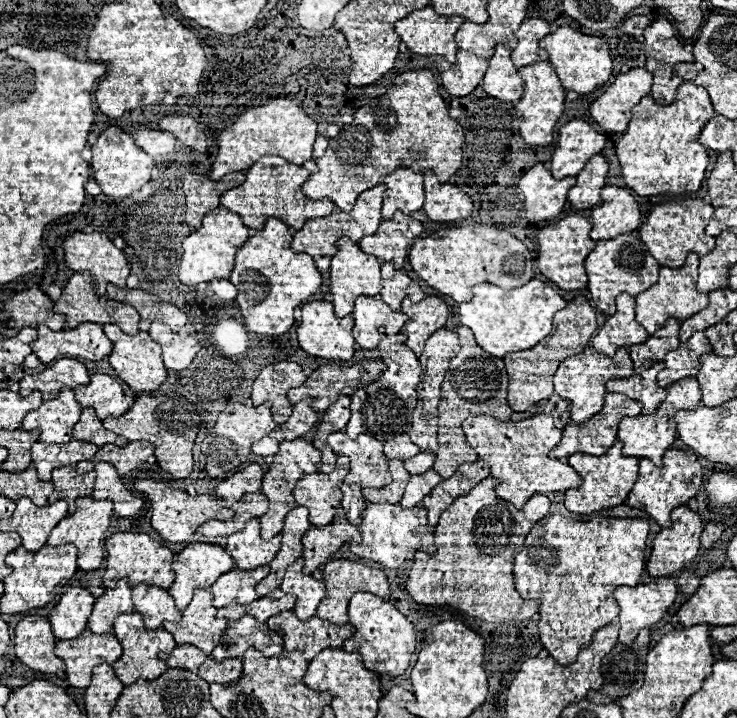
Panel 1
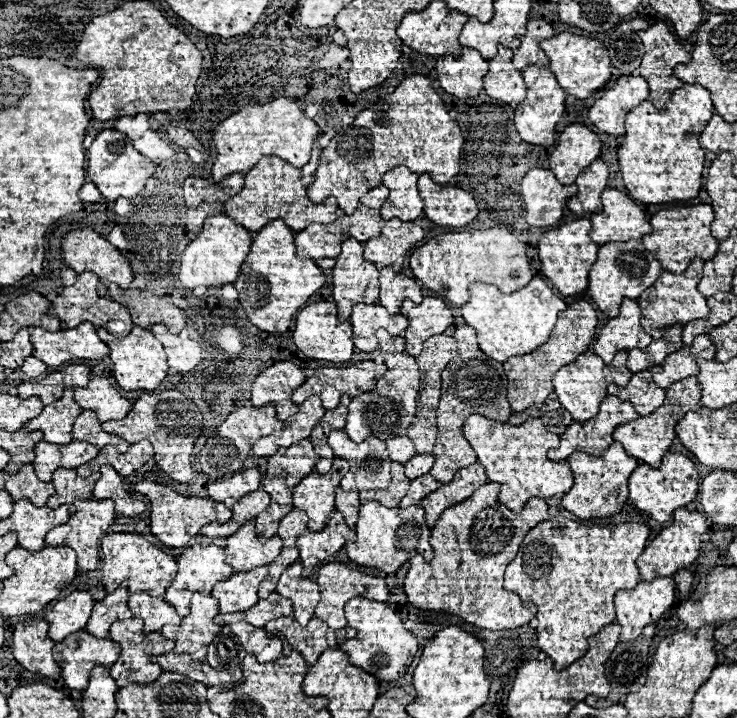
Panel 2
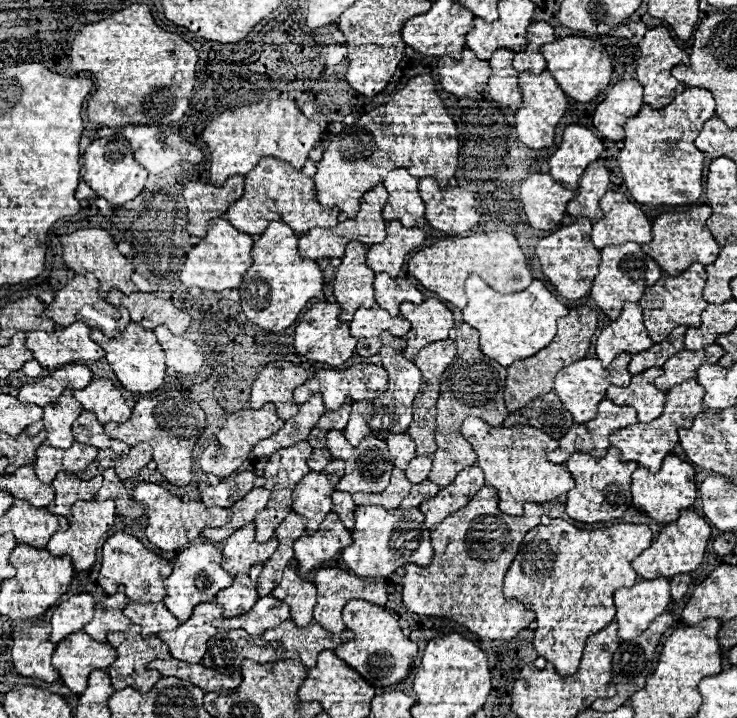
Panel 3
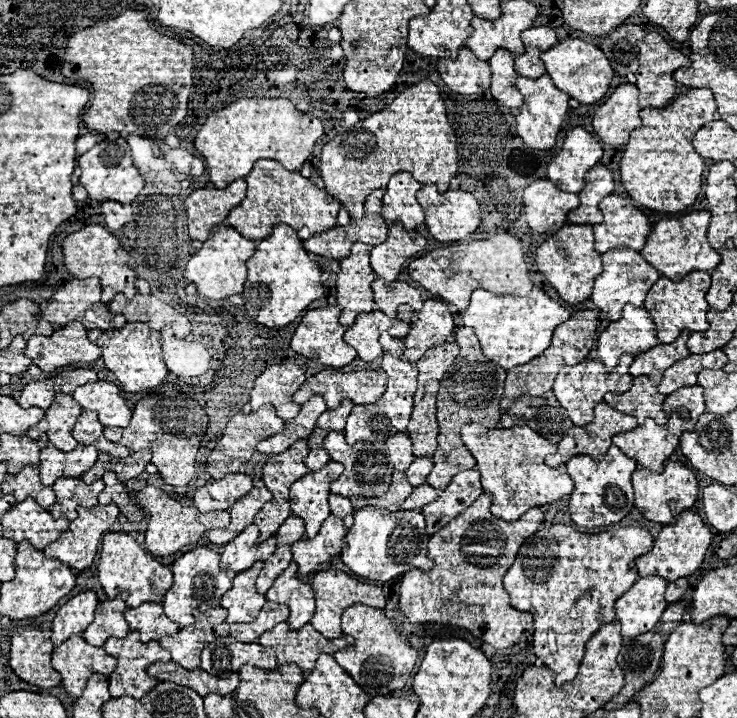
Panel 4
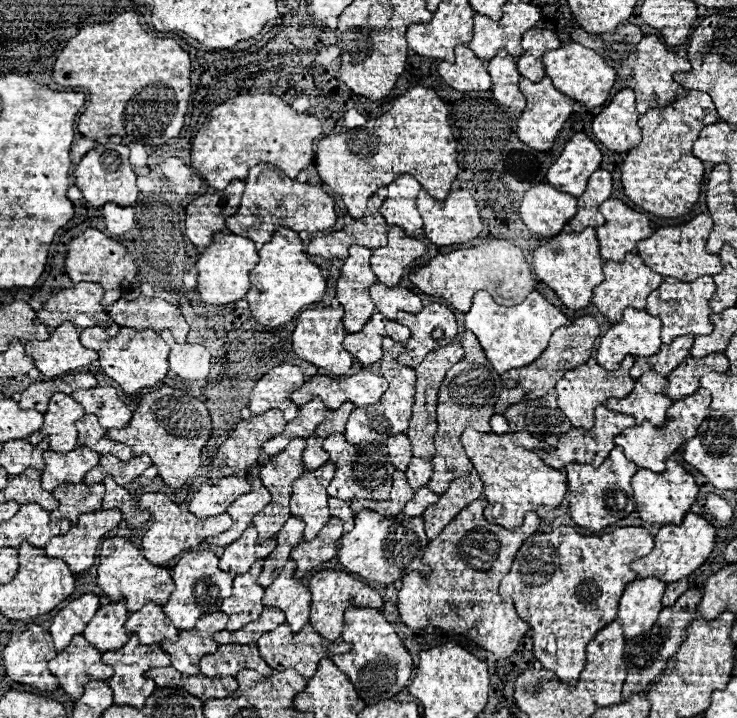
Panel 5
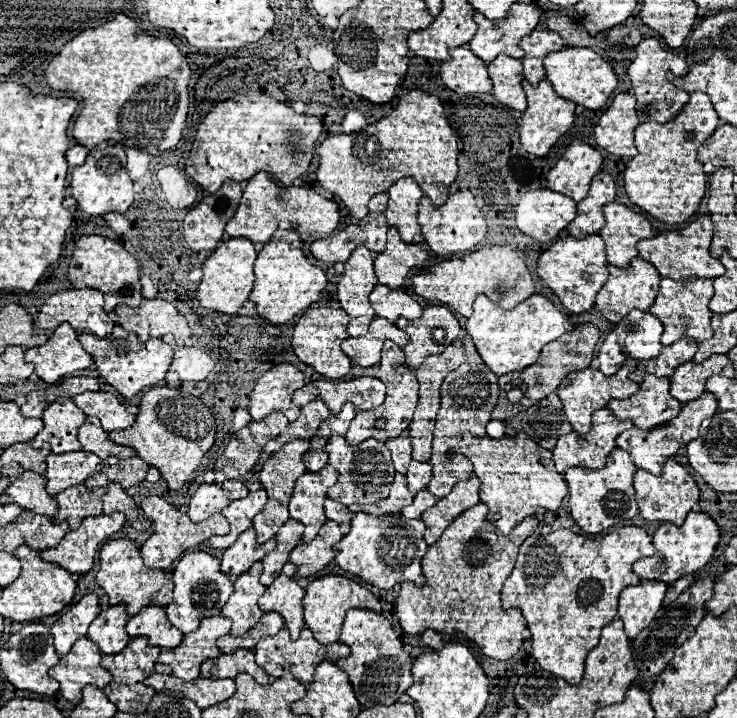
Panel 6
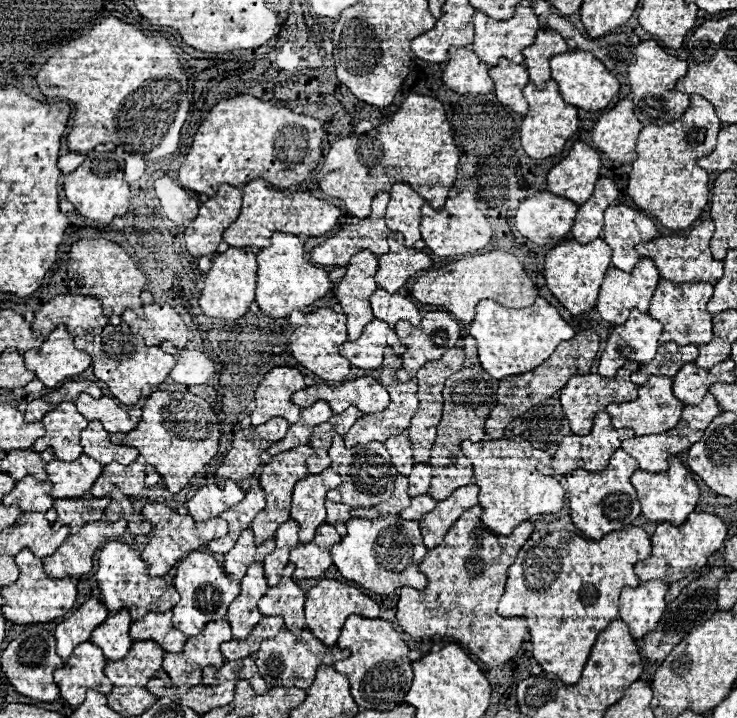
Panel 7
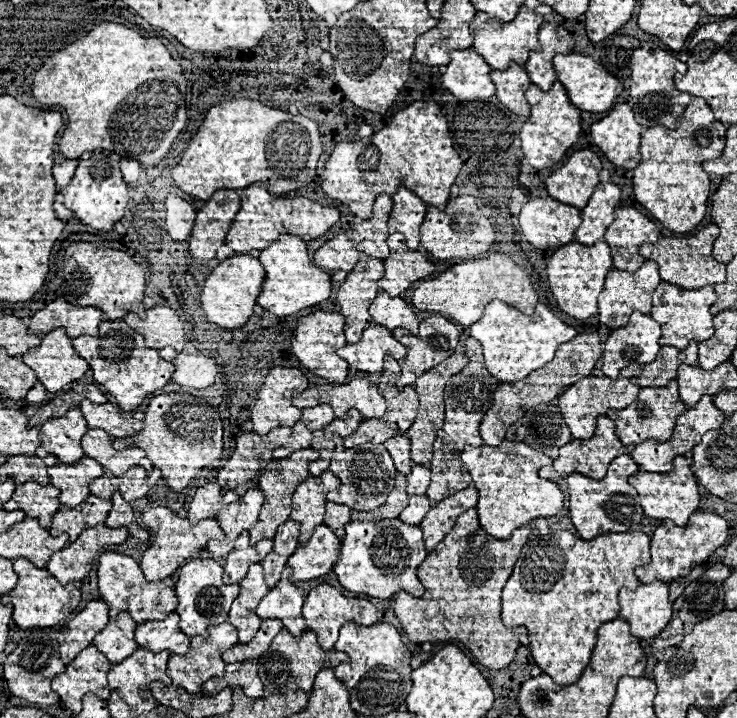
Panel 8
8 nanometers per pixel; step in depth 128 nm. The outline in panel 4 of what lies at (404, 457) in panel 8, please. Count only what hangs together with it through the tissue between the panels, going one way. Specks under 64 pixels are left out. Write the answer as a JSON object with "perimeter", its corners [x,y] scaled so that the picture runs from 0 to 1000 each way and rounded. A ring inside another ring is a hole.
{"perimeter":[[[537,604],[537,607],[529,607],[524,613],[524,621],[526,621],[529,643],[535,646],[535,652],[548,657],[559,646],[559,641],[562,641],[556,610],[551,604]]]}

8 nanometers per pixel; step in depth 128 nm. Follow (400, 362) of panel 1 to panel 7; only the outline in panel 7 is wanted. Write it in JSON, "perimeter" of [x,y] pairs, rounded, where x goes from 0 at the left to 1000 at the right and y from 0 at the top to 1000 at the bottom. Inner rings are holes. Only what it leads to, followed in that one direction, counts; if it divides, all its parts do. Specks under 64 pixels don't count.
{"perimeter":[[[521,526],[518,532],[529,549],[526,568],[521,574],[497,577],[486,582],[475,602],[467,607],[472,624],[483,618],[499,618],[507,613],[524,616],[529,607],[548,604],[556,593],[556,585],[567,568],[564,529],[540,532],[537,526]]]}

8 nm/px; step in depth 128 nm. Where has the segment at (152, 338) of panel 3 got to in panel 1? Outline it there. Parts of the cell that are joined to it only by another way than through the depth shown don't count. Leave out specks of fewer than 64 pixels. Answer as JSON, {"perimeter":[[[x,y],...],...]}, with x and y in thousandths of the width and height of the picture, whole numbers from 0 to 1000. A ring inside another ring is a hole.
{"perimeter":[[[141,451],[138,460],[155,479],[155,487],[149,490],[147,501],[149,501],[152,513],[157,515],[157,521],[163,524],[163,529],[168,535],[174,535],[182,546],[198,546],[198,543],[217,540],[217,535],[228,524],[225,510],[220,504],[220,485],[217,485],[217,479],[212,474],[206,474],[201,462],[187,462],[182,468],[174,468],[163,457],[157,457],[155,451]]]}

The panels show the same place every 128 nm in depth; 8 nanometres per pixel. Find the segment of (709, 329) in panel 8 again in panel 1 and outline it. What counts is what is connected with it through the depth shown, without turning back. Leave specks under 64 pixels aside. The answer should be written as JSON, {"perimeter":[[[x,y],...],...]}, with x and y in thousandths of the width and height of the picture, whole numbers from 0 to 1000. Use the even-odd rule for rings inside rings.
{"perimeter":[[[939,351],[934,354],[931,368],[925,373],[896,373],[893,393],[863,412],[863,446],[877,457],[882,468],[893,462],[909,443],[931,446],[942,435],[950,435],[950,429],[961,426],[961,409],[944,404],[947,368],[950,368],[950,357]]]}

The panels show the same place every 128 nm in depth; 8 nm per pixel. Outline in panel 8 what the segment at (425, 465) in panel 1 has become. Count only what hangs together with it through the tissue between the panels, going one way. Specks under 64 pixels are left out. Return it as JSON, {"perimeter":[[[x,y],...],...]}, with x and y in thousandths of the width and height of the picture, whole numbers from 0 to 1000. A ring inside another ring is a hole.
{"perimeter":[[[562,649],[559,657],[551,663],[554,666],[554,688],[578,688],[578,680],[583,674],[583,655],[578,649]]]}

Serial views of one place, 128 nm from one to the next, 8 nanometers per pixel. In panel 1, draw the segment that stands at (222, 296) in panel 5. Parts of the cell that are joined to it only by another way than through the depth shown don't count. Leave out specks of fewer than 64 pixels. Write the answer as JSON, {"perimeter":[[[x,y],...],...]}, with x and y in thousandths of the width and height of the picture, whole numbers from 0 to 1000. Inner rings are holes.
{"perimeter":[[[301,287],[285,292],[277,301],[274,315],[266,323],[261,323],[255,331],[250,331],[250,337],[247,337],[250,351],[247,351],[244,379],[242,379],[244,393],[252,398],[266,398],[271,393],[309,390],[320,351],[323,351],[326,340],[331,340],[331,334],[336,334],[336,331],[339,331],[336,318],[331,315],[331,309],[323,298],[318,298]]]}

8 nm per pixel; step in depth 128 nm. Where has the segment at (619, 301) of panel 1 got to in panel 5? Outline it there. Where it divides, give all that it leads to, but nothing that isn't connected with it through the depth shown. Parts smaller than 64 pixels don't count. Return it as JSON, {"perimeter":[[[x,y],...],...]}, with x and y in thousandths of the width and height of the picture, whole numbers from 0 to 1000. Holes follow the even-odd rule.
{"perimeter":[[[849,429],[844,448],[833,451],[814,474],[809,501],[822,515],[839,515],[847,496],[887,496],[896,476],[898,451],[874,432]]]}

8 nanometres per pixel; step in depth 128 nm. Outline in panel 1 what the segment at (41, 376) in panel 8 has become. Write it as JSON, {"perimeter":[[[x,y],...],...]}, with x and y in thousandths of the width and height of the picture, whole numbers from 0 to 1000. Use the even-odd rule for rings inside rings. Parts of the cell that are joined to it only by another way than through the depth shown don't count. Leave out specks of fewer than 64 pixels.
{"perimeter":[[[114,448],[106,457],[81,462],[54,451],[52,474],[46,474],[41,482],[60,507],[81,499],[117,499],[133,504],[152,490],[152,476],[141,468],[138,454],[125,448]]]}

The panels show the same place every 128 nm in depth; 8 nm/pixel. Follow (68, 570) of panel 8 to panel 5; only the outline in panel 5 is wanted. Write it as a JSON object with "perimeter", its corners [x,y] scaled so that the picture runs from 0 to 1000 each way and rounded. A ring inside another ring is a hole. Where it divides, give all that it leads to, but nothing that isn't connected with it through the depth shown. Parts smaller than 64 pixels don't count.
{"perimeter":[[[133,710],[111,716],[92,744],[76,747],[60,760],[68,777],[84,777],[100,799],[117,797],[130,777],[141,744],[160,735],[166,724],[163,710]]]}

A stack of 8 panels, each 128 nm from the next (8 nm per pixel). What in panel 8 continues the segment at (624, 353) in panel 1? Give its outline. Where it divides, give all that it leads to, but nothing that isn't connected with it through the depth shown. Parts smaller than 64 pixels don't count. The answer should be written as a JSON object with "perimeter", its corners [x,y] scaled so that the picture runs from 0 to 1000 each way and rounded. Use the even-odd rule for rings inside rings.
{"perimeter":[[[855,507],[841,518],[839,529],[828,529],[828,526],[811,526],[811,524],[798,524],[782,535],[776,535],[760,554],[757,554],[757,565],[763,571],[763,579],[771,591],[771,596],[776,599],[776,610],[787,610],[787,613],[798,613],[801,607],[806,607],[806,596],[809,596],[809,582],[817,577],[822,577],[825,571],[836,571],[836,568],[849,568],[852,563],[858,563],[868,546],[868,538],[858,535],[858,526],[863,526],[871,518],[871,510],[866,507]]]}

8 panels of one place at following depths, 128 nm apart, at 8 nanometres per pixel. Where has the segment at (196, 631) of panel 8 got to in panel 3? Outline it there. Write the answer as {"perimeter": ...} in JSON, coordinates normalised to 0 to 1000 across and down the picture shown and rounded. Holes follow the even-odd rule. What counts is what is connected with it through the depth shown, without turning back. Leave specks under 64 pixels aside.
{"perimeter":[[[261,758],[258,763],[252,763],[239,774],[233,786],[236,794],[225,808],[225,833],[220,838],[244,866],[252,866],[261,858],[266,841],[290,838],[293,825],[315,813],[315,802],[299,788],[299,783],[301,783],[301,769],[288,758]]]}

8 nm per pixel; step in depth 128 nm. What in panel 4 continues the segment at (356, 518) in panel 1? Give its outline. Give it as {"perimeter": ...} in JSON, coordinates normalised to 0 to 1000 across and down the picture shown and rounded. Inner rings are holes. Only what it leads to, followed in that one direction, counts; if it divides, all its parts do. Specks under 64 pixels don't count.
{"perimeter":[[[448,688],[445,694],[445,702],[448,702],[448,713],[459,721],[467,724],[467,733],[475,735],[478,733],[478,716],[480,716],[480,708],[475,705],[475,696],[461,691],[461,688]]]}

